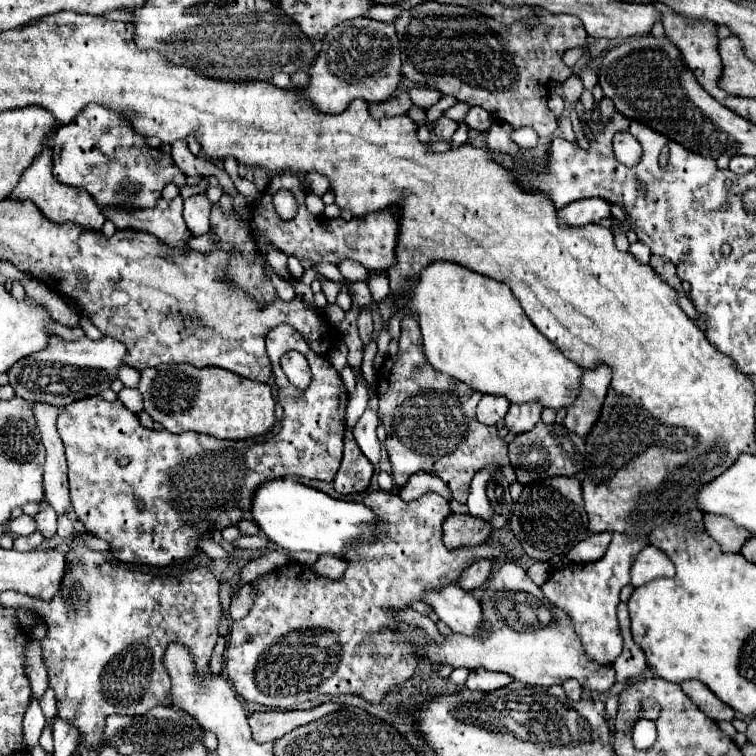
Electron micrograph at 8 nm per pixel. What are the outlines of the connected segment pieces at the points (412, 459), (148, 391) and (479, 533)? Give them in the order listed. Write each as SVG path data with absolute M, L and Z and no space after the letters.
M414 317L402 319L400 349L378 369L376 393L380 401L378 413L388 433L384 445L396 487L404 487L410 475L426 471L440 477L452 497L464 503L472 475L490 463L496 463L510 483L516 481L514 467L508 459L508 443L498 435L496 427L482 425L476 419L476 405L482 395L462 381L436 371L428 363L422 351L420 327Z
M160 365L150 367L140 373L138 391L144 397L144 411L150 413L150 417L158 423L162 423L164 429L170 433L184 433L184 431L196 431L206 433L216 439L248 439L256 435L264 435L276 421L274 417L274 399L270 393L270 387L266 383L258 383L252 379L244 379L242 375L236 375L232 371L224 371L220 367L192 367L192 365Z
M450 513L442 525L444 543L446 547L464 547L464 545L478 545L486 541L492 533L492 523L484 519L476 519L474 515L466 513Z

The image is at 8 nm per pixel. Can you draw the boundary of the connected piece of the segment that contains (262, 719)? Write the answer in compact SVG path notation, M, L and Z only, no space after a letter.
M324 703L324 705L318 705L308 711L284 711L284 709L256 711L248 717L248 723L253 739L256 739L258 743L264 743L264 741L274 741L274 739L286 735L294 727L316 721L316 719L336 711L338 707L340 705L336 705L336 703Z

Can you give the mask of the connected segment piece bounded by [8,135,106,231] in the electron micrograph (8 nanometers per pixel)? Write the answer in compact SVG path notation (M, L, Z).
M48 135L44 139L44 147L42 153L32 161L32 165L22 173L18 185L12 189L12 193L8 195L8 199L12 201L32 201L46 219L50 219L52 223L76 223L82 227L90 227L90 229L102 229L106 217L102 213L100 207L96 207L92 195L88 195L88 191L82 191L82 187L72 187L72 185L62 185L54 175L52 175L52 151L48 141L52 139L52 135Z

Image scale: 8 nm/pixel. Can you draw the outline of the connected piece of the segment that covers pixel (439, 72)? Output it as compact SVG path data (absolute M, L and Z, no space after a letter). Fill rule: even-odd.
M426 1L424 5L416 5L394 21L396 33L400 39L402 51L402 75L416 85L430 85L432 89L454 95L458 101L468 105L480 105L486 109L494 119L510 123L514 129L532 127L540 137L548 137L556 131L558 119L548 109L548 81L566 81L572 75L572 69L564 65L562 55L568 49L582 47L588 33L582 31L580 19L572 15L554 15L544 11L542 7L532 7L536 11L536 23L530 25L526 21L516 21L512 25L502 25L492 17L484 15L458 15L458 13L474 13L470 7L460 5L446 5L436 1Z

